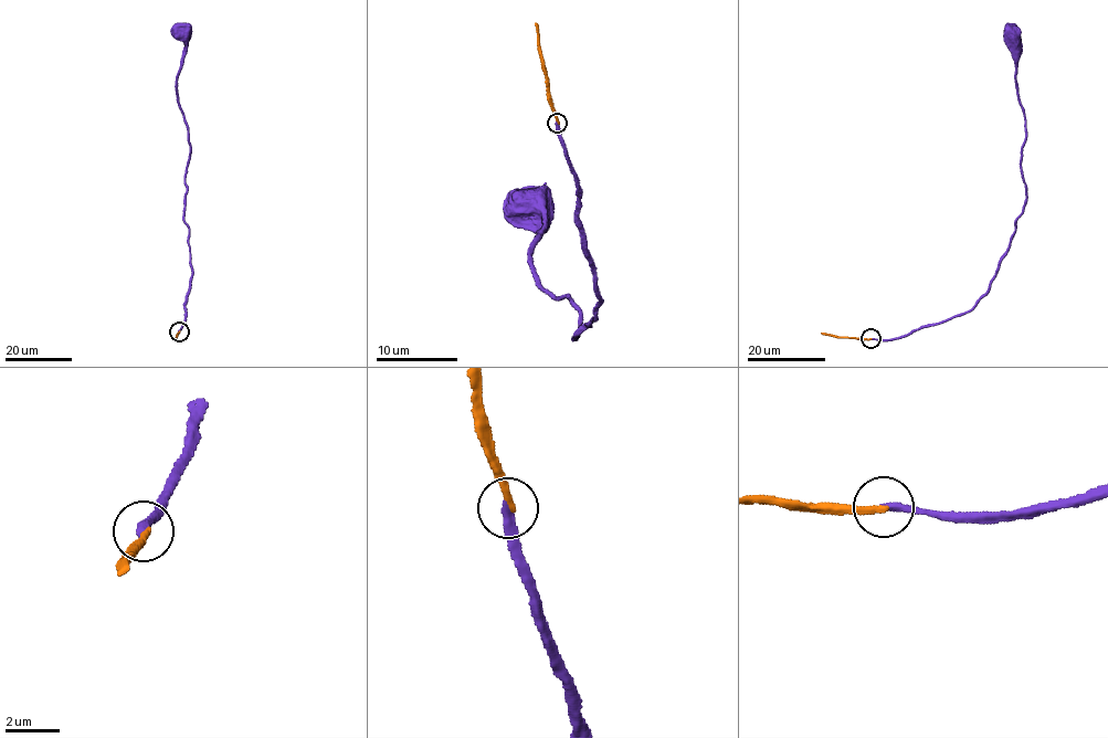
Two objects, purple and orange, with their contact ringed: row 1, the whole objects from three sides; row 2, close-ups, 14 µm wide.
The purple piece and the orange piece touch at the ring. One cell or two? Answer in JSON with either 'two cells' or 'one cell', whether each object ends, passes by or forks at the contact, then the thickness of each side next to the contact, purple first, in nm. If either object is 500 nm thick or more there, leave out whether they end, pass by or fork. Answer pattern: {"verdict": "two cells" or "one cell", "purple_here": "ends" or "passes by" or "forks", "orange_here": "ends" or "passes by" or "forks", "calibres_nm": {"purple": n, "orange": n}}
{"verdict": "one cell", "purple_here": "ends", "orange_here": "ends", "calibres_nm": {"purple": 360, "orange": 260}}

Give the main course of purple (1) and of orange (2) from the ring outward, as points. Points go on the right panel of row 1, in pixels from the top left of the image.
1: (871, 338), (907, 336), (967, 313), (995, 276), (1026, 199), (1021, 167), (1025, 120), (1013, 34)
2: (871, 338), (837, 337), (821, 333)

